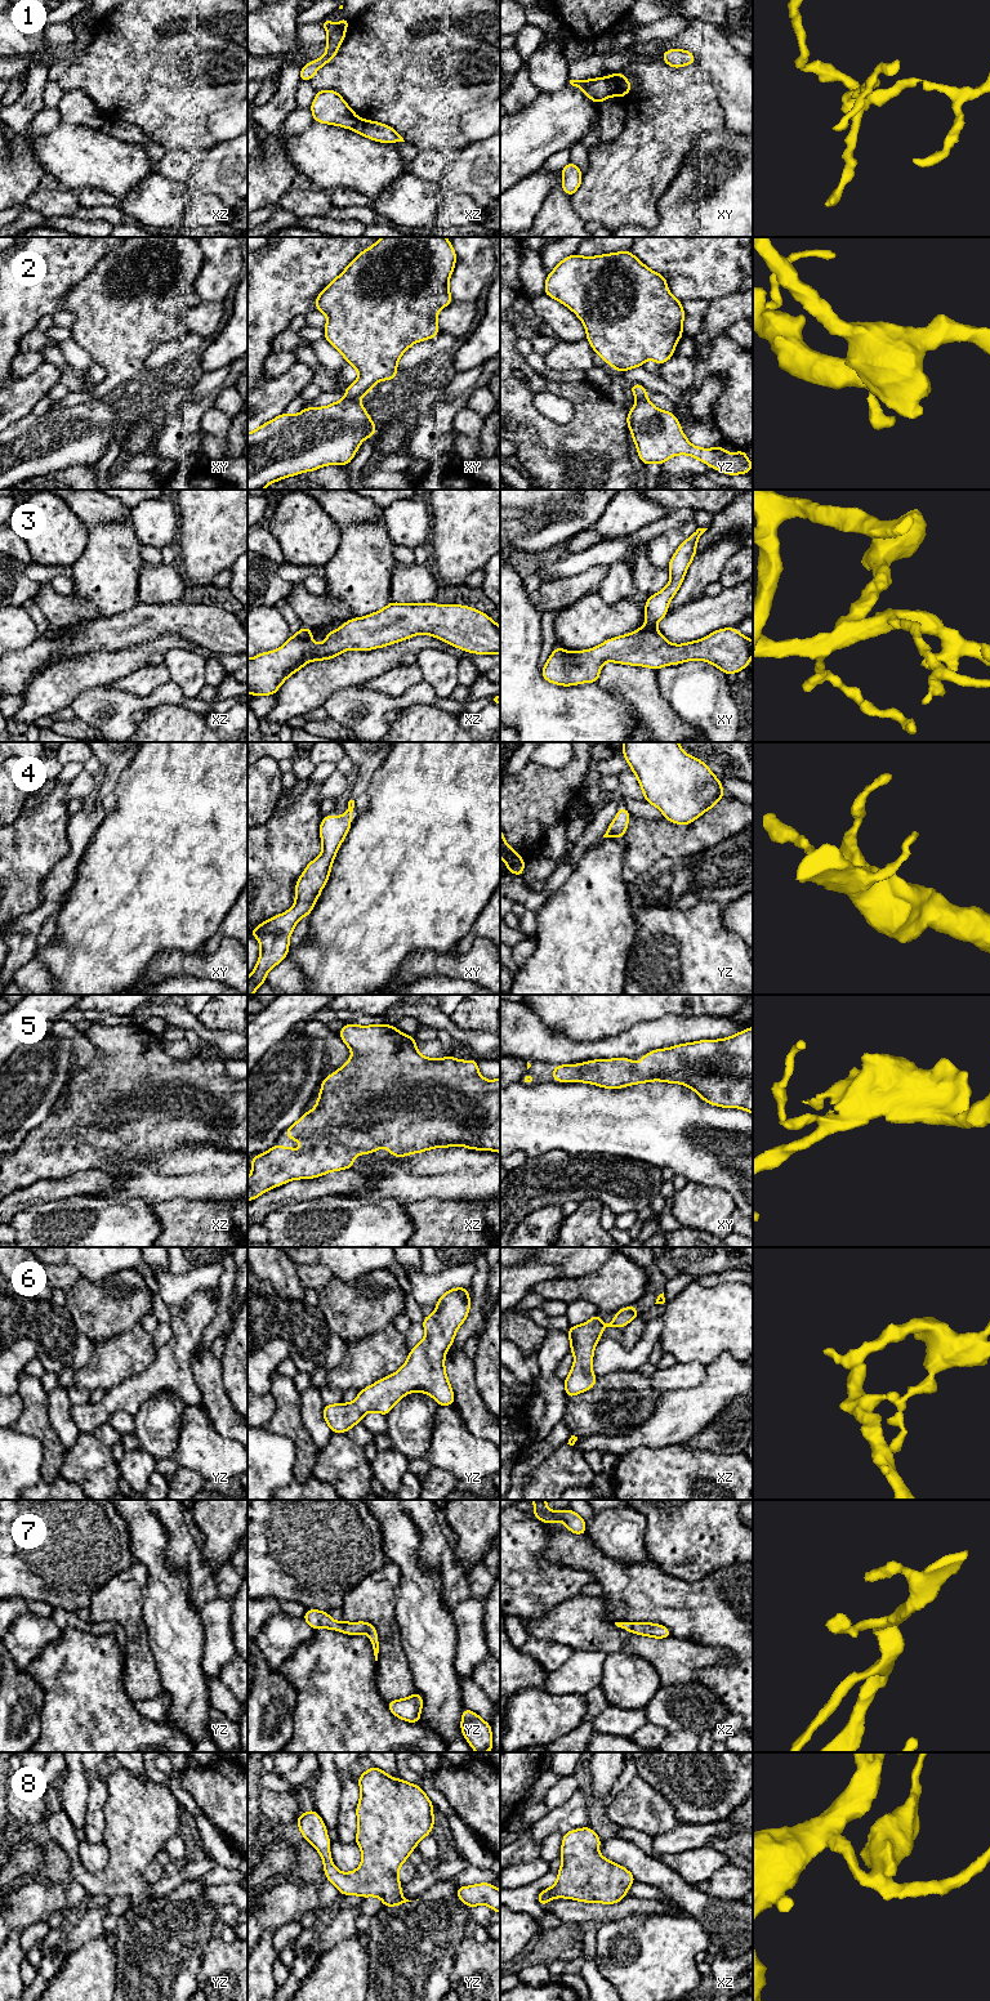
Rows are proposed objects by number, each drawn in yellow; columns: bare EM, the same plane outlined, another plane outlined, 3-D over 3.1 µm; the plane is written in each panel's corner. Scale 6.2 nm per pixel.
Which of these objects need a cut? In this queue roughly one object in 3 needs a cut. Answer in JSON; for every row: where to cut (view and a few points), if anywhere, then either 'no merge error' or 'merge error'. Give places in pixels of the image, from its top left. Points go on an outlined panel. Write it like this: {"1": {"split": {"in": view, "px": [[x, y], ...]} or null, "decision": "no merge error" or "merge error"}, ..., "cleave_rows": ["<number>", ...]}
{"1": {"split": {"in": "xy", "px": [[605, 77], [611, 94]]}, "decision": "merge error"}, "2": {"split": {"in": "xy", "px": [[347, 396], [357, 400]]}, "decision": "merge error"}, "3": {"split": null, "decision": "no merge error"}, "4": {"split": null, "decision": "no merge error"}, "5": {"split": null, "decision": "no merge error"}, "6": {"split": null, "decision": "no merge error"}, "7": {"split": null, "decision": "no merge error"}, "8": {"split": null, "decision": "no merge error"}, "cleave_rows": ["1", "2"]}

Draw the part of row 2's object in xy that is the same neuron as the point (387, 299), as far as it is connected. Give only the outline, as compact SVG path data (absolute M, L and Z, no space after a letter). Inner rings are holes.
M382 237L360 253L348 267L316 298L316 311L326 314L324 327L327 340L358 372L358 379L345 387L352 399L370 393L378 381L396 379L401 356L415 343L433 339L441 330L437 313L452 303L449 280L455 268L456 253L445 237Z

